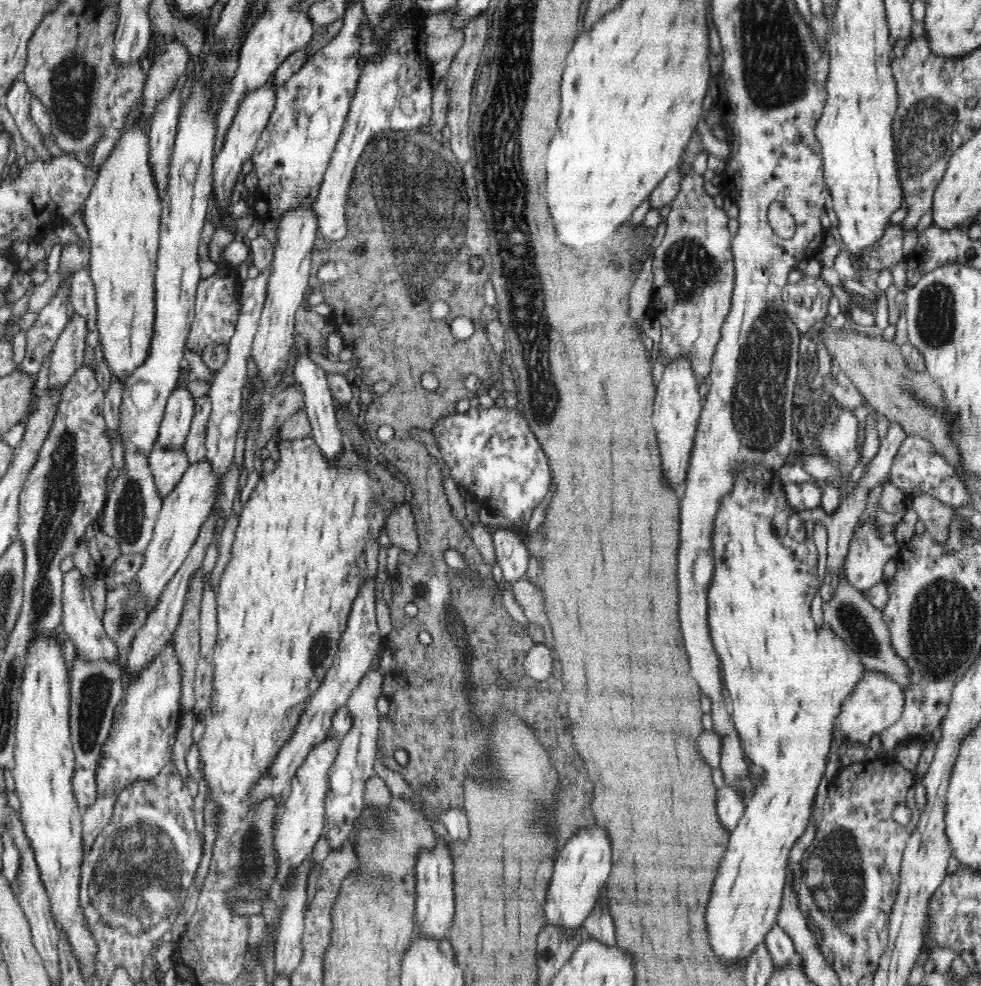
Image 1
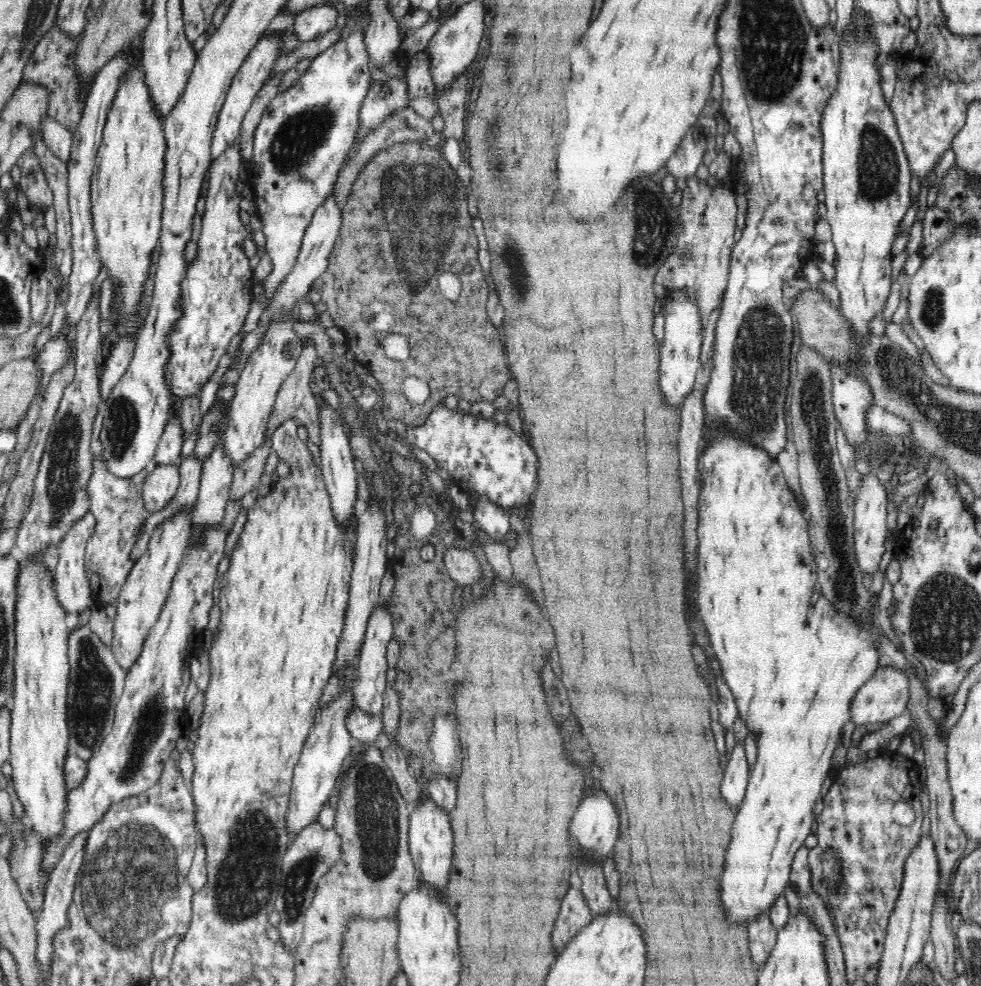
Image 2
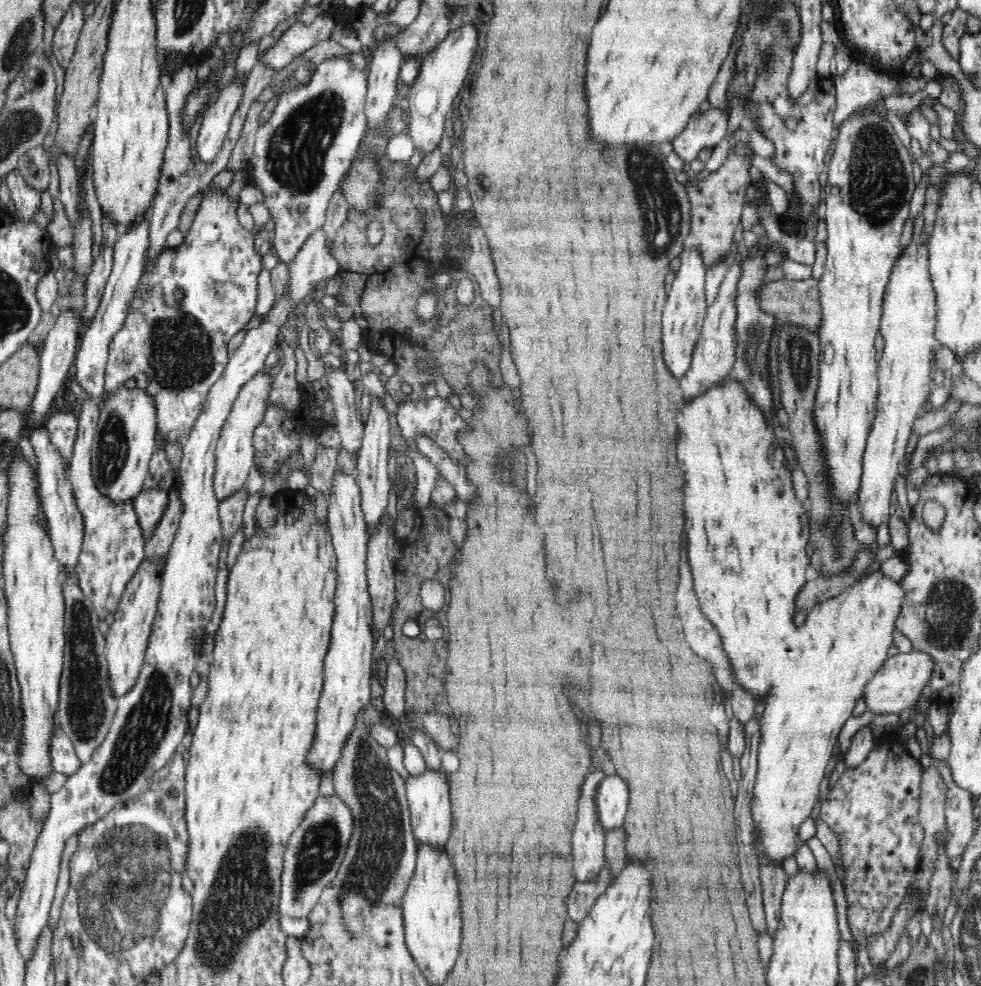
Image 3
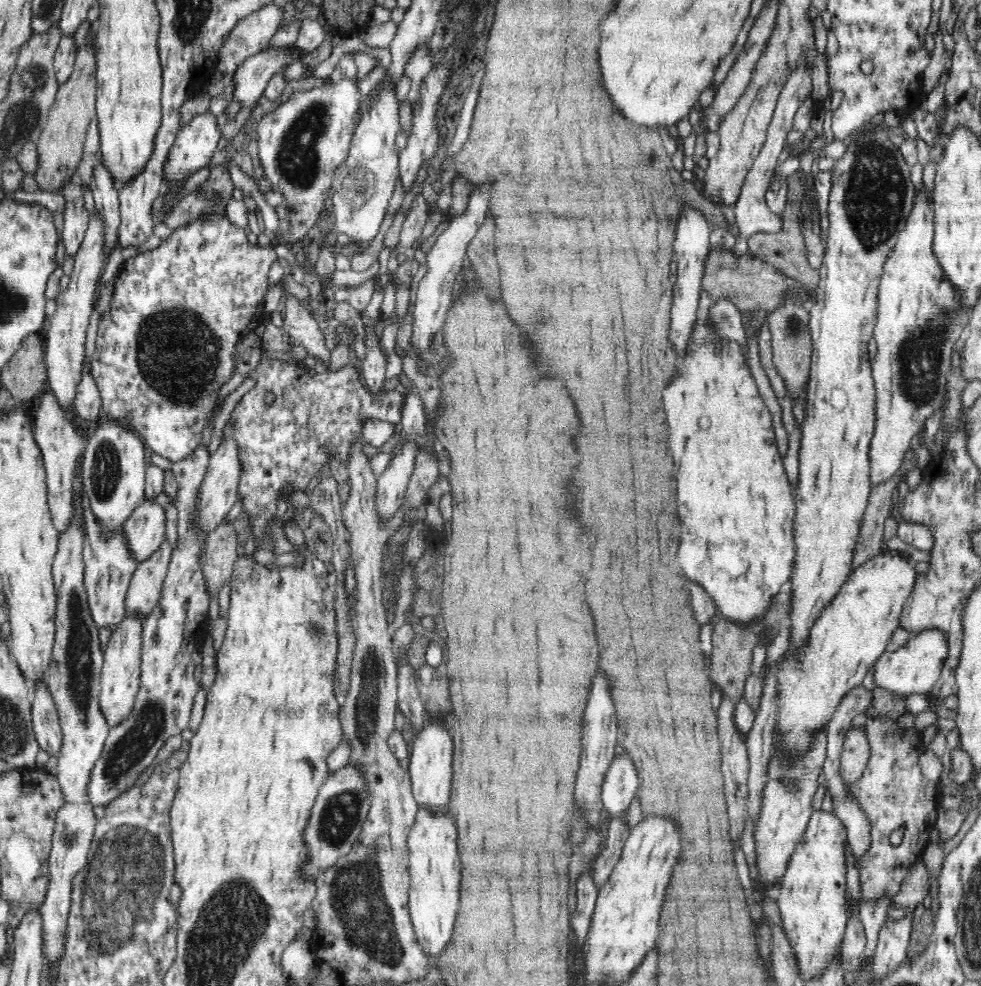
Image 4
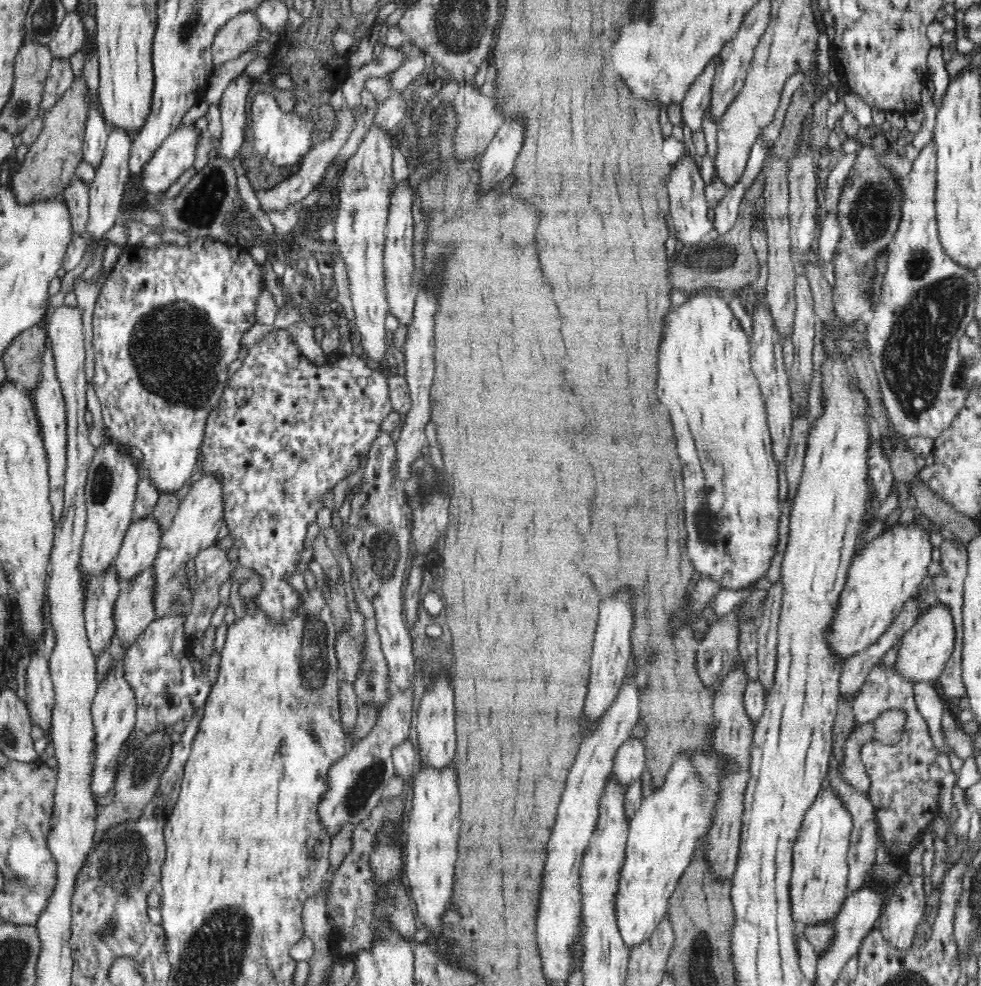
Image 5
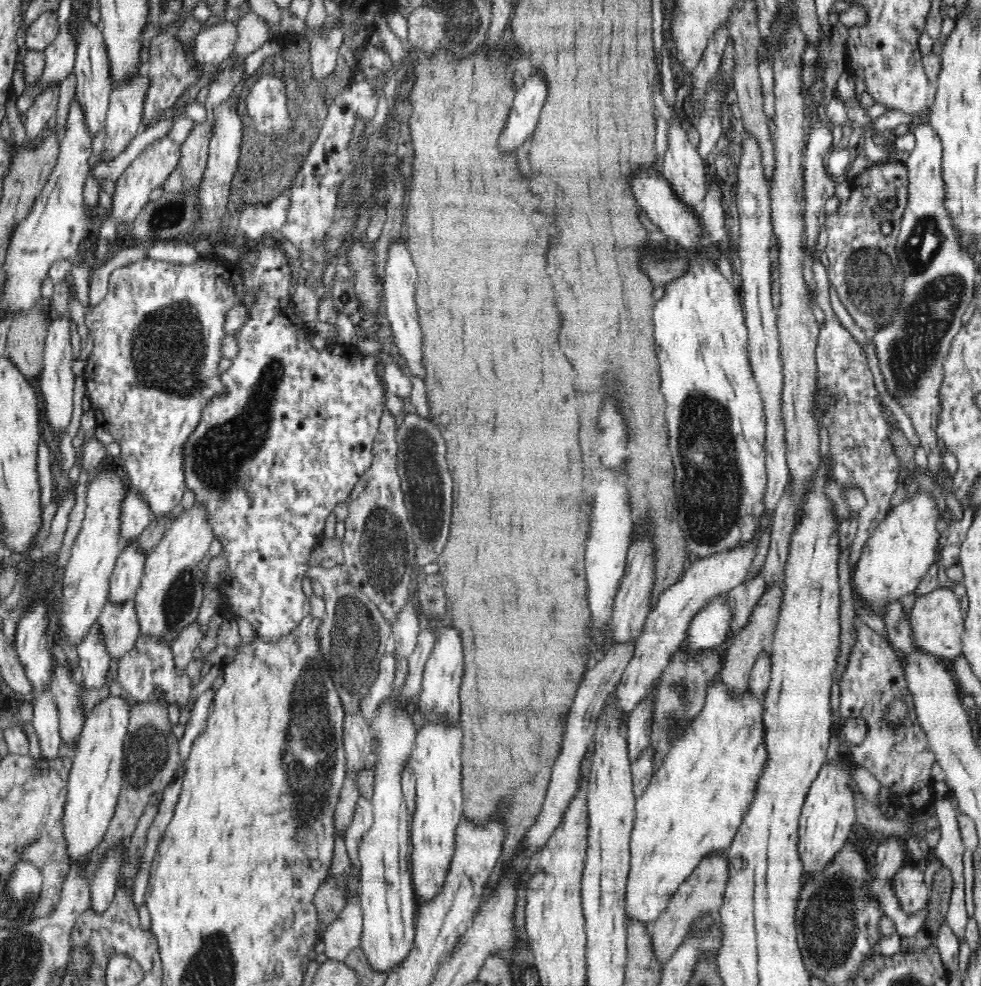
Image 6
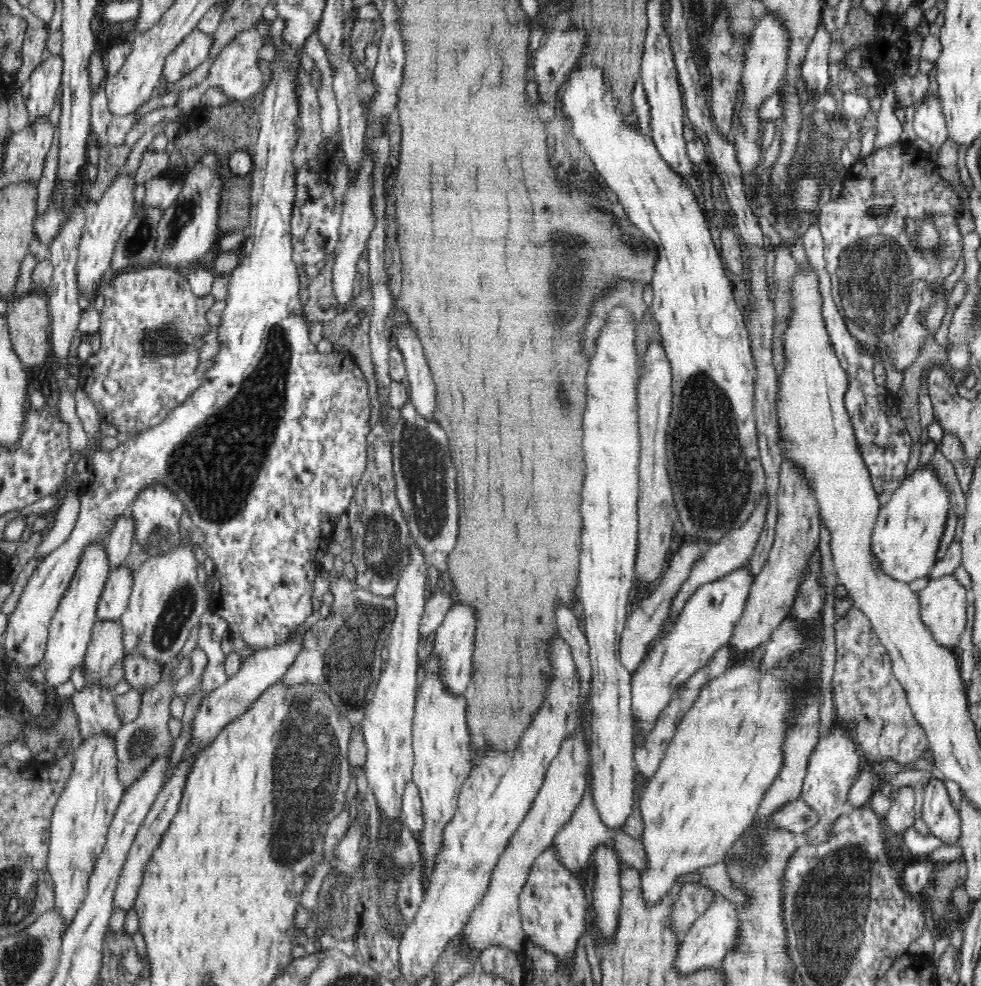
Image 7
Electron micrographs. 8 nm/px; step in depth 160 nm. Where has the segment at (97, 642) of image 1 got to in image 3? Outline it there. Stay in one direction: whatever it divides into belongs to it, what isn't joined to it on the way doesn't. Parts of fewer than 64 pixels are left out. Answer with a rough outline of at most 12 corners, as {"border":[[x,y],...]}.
{"border":[[46,428],[29,436],[41,506],[63,570],[77,565],[84,519],[69,464]]}

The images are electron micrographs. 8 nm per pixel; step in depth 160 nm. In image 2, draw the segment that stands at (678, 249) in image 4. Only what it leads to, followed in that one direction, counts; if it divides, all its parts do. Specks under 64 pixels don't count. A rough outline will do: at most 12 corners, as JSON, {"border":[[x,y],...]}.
{"border":[[667,292],[659,390],[682,408],[702,346],[698,305]]}

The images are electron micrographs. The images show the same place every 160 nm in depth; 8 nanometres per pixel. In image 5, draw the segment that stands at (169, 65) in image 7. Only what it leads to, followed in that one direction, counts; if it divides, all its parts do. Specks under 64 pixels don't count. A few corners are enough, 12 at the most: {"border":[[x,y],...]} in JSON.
{"border":[[253,12],[232,17],[212,41],[214,66],[252,49],[261,24]]}

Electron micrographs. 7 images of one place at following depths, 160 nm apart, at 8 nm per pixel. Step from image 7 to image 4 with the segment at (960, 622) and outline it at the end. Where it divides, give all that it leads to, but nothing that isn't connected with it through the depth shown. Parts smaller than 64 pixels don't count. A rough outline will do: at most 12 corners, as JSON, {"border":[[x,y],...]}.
{"border":[[933,628],[875,662],[875,684],[906,696],[928,694],[948,641]]}

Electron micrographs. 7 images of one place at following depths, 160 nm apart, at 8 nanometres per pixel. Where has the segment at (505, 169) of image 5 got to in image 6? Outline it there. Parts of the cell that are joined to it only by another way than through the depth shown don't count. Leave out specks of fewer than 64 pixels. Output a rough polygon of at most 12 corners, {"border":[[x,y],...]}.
{"border":[[533,70],[516,91],[500,148],[514,152],[534,132],[548,96]]}

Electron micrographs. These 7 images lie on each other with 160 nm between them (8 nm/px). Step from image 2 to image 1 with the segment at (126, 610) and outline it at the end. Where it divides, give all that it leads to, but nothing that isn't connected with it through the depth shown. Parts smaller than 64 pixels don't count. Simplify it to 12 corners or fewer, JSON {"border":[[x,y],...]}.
{"border":[[208,459],[163,498],[135,580],[154,610],[214,509]]}

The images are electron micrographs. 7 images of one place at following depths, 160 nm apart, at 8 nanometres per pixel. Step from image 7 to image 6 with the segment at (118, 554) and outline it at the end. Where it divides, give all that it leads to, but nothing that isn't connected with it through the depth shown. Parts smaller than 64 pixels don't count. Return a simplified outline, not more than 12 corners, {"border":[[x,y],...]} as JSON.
{"border":[[131,489],[121,504],[122,548],[152,520],[147,502]]}

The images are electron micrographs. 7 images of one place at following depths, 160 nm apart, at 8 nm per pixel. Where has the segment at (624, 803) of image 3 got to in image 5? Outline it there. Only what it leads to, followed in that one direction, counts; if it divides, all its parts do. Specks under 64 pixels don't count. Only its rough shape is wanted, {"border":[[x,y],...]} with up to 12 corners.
{"border":[[644,742],[619,746],[611,776],[627,790],[645,771]]}

